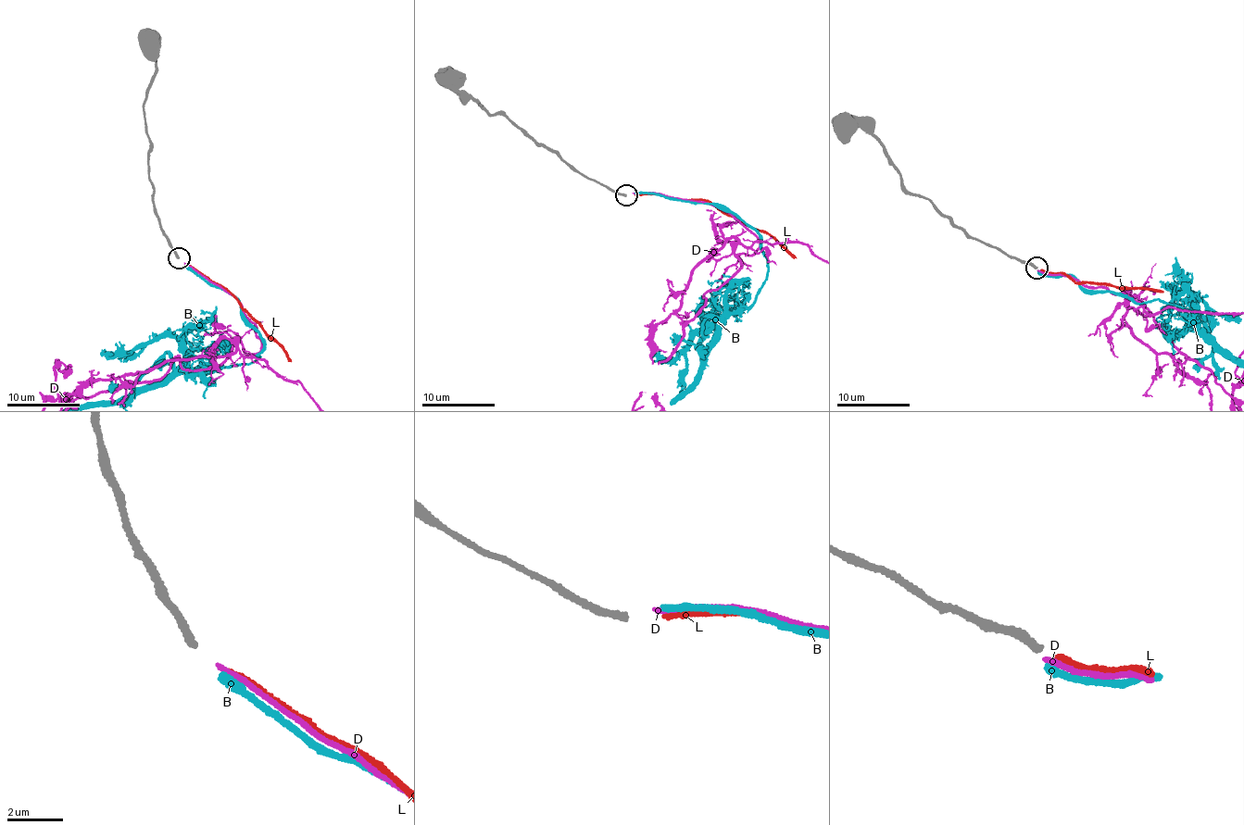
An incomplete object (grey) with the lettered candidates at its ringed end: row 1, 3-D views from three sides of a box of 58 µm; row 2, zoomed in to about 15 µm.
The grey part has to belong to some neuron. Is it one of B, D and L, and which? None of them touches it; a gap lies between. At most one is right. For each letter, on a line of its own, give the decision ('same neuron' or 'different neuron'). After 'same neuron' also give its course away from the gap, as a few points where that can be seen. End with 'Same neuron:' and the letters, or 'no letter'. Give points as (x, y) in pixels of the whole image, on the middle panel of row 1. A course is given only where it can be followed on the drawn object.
B: different neuron
D: different neuron
L: same neuron
Same neuron: L

